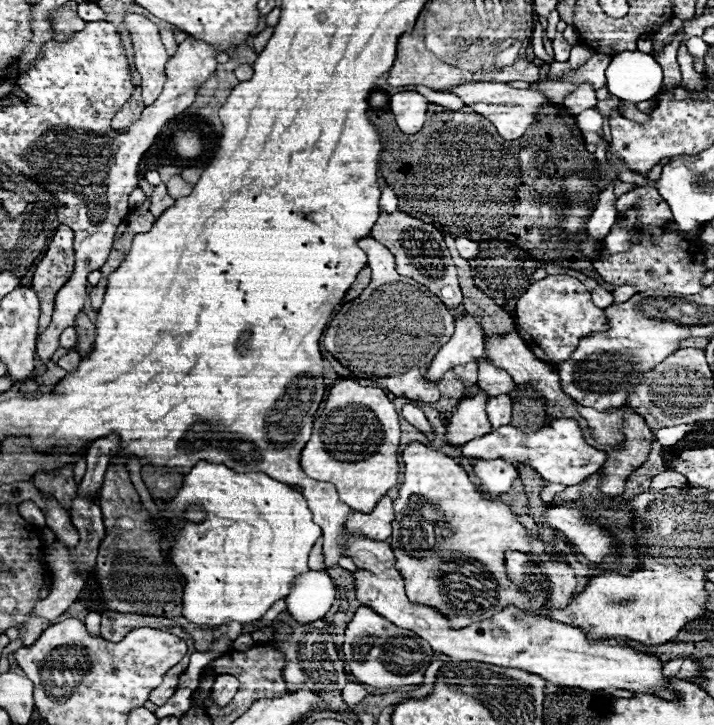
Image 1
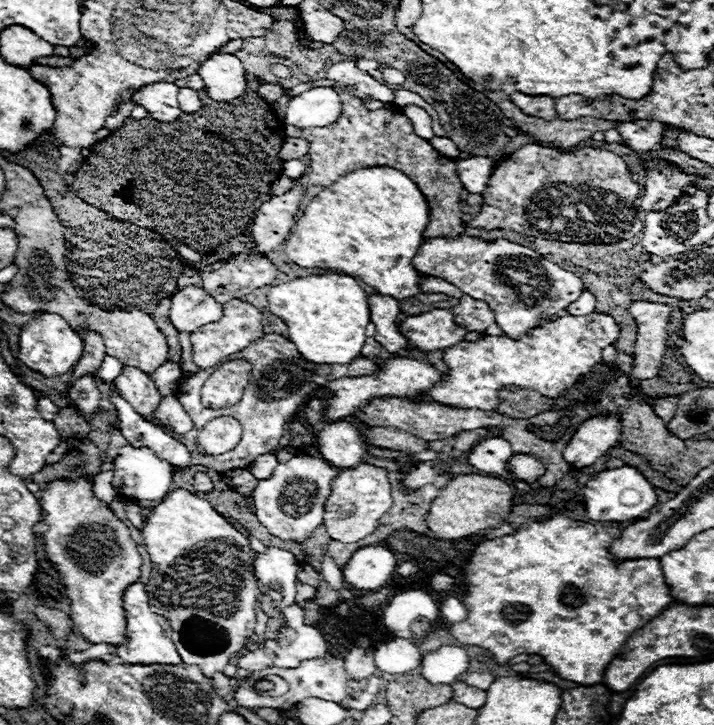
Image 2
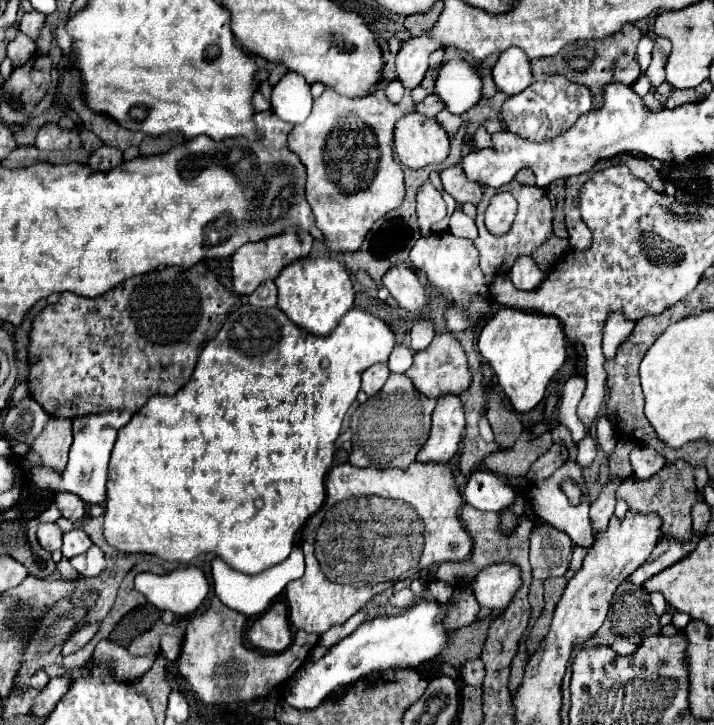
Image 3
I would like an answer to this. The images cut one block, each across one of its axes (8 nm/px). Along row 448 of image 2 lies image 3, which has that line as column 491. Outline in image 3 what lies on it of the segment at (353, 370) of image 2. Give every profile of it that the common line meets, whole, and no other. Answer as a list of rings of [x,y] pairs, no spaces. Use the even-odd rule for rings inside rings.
[[[512,180],[510,184],[502,186],[502,188],[484,188],[484,200],[482,204],[478,206],[478,216],[476,216],[476,226],[480,230],[480,236],[474,240],[474,246],[478,248],[480,252],[480,268],[486,276],[498,276],[498,274],[506,274],[514,260],[518,256],[524,256],[524,254],[532,254],[548,236],[552,236],[552,206],[550,206],[550,200],[546,196],[544,190],[536,188],[536,186],[522,186],[518,184],[516,180]],[[502,190],[508,190],[510,194],[514,194],[514,198],[518,200],[518,214],[514,218],[514,224],[512,228],[502,234],[502,236],[494,236],[488,232],[486,224],[484,224],[484,212],[488,208],[488,202],[490,198],[496,194],[496,192],[502,192]]]

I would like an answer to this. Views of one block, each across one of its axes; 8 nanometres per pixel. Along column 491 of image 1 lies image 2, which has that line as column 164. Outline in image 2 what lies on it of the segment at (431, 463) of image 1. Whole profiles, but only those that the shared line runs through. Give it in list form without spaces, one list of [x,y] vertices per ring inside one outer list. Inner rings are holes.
[[[184,488],[172,490],[158,506],[150,508],[150,514],[148,514],[146,520],[144,520],[142,536],[144,536],[144,540],[146,540],[146,548],[148,548],[148,554],[150,554],[150,560],[152,560],[152,568],[156,570],[156,572],[152,572],[152,578],[150,578],[150,586],[152,586],[152,588],[146,588],[146,592],[148,592],[148,602],[152,604],[152,612],[156,612],[156,614],[168,618],[168,622],[170,622],[170,626],[172,626],[172,630],[174,630],[172,640],[174,640],[174,644],[176,644],[176,648],[178,648],[178,652],[180,652],[180,656],[182,656],[182,662],[200,666],[200,670],[204,672],[204,676],[212,678],[214,672],[222,672],[222,670],[224,670],[224,666],[248,644],[248,638],[254,634],[254,626],[256,626],[256,612],[254,612],[254,608],[256,608],[256,604],[258,604],[258,598],[256,598],[256,596],[258,596],[258,580],[252,576],[252,560],[254,560],[256,552],[250,548],[248,538],[246,538],[242,532],[238,532],[222,514],[218,514],[208,500],[204,500],[204,498],[200,498],[200,496],[192,494],[192,492],[188,492],[188,490],[184,490]]]

